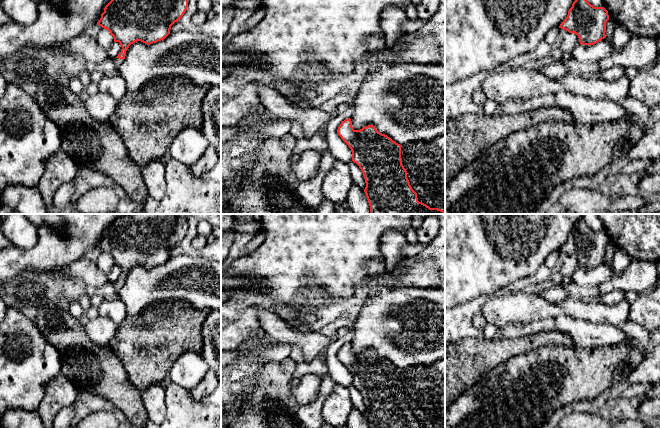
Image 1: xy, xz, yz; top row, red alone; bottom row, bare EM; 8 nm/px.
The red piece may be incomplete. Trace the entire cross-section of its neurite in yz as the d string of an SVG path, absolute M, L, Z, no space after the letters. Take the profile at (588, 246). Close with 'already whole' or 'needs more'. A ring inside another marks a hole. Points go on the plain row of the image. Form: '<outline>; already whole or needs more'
M581 218L573 226L559 252L576 258L580 268L593 269L606 262L608 244L608 235L604 231L594 231Z; already whole

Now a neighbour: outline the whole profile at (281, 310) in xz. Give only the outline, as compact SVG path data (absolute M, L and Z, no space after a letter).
M275 304L272 307L272 312L277 314L287 323L292 322L300 325L307 325L307 324L313 324L315 322L314 314L297 315L295 312L291 311L286 304Z

